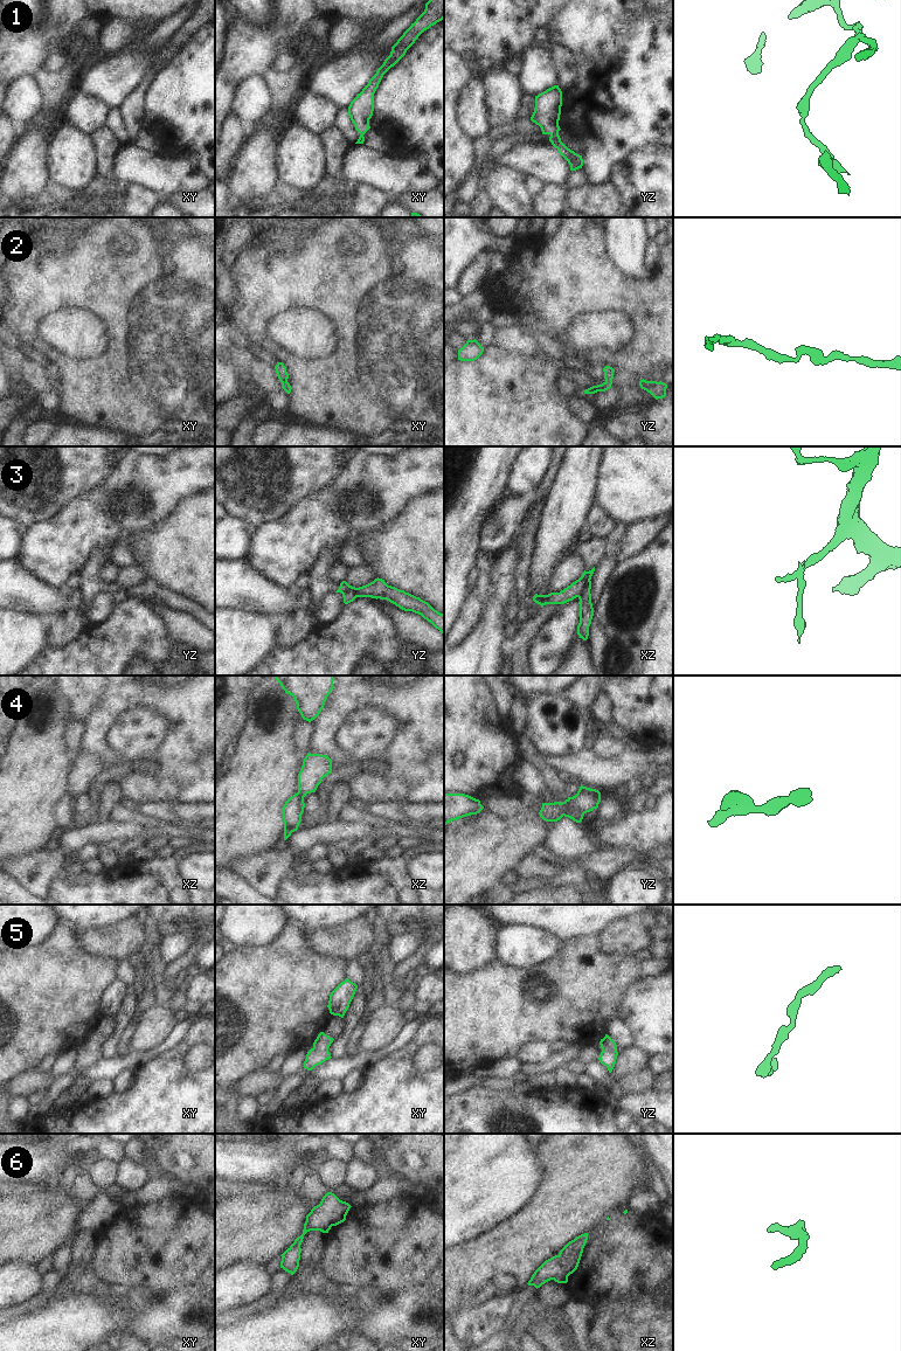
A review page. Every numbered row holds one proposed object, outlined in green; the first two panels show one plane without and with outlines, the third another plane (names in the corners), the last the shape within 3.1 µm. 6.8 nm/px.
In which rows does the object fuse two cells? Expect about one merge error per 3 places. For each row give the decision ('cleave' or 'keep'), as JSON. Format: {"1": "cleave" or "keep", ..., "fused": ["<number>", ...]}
{"1": "keep", "2": "keep", "3": "cleave", "4": "keep", "5": "keep", "6": "keep", "fused": ["3"]}

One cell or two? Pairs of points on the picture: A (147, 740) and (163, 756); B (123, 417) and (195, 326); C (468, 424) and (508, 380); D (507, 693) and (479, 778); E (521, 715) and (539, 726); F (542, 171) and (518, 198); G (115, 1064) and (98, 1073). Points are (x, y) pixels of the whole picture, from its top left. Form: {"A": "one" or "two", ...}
{"A": "two", "B": "one", "C": "one", "D": "two", "E": "two", "F": "two", "G": "one"}

